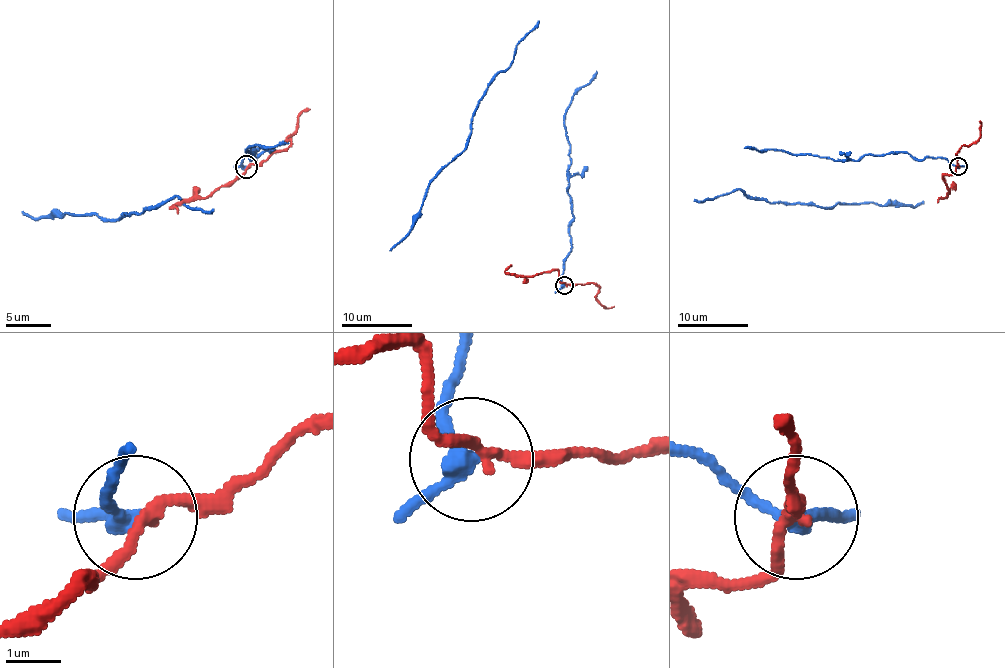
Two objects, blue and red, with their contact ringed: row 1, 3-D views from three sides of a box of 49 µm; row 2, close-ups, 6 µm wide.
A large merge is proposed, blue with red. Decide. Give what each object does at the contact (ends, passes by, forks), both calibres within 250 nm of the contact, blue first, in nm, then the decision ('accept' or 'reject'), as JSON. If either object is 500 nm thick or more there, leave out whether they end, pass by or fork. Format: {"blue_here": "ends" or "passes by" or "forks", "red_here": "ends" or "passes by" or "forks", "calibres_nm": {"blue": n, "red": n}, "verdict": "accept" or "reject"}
{"blue_here": "passes by", "red_here": "passes by", "calibres_nm": {"blue": 240, "red": 200}, "verdict": "reject"}

